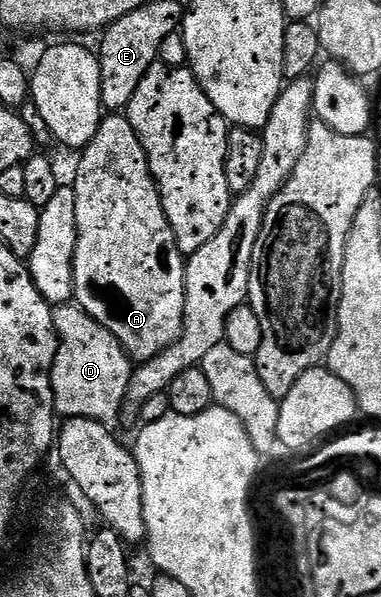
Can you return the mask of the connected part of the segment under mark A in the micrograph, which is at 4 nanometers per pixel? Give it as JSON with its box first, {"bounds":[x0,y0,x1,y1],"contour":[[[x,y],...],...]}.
{"bounds":[71,114,186,362],"contour":[[[109,114],[101,121],[95,138],[86,148],[80,149],[81,161],[77,164],[77,177],[71,180],[75,190],[75,222],[77,223],[77,245],[73,259],[73,295],[75,304],[94,319],[99,326],[106,327],[121,343],[123,350],[133,362],[144,362],[163,354],[181,336],[185,321],[185,266],[186,257],[181,255],[175,234],[171,230],[171,222],[167,222],[167,214],[163,210],[161,191],[153,180],[153,175],[147,162],[147,154],[143,150],[143,142],[139,142],[139,134],[135,134],[135,126],[131,126],[128,115]]]}

